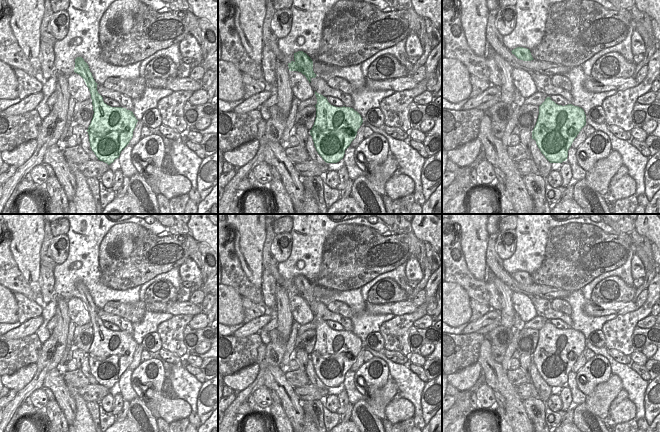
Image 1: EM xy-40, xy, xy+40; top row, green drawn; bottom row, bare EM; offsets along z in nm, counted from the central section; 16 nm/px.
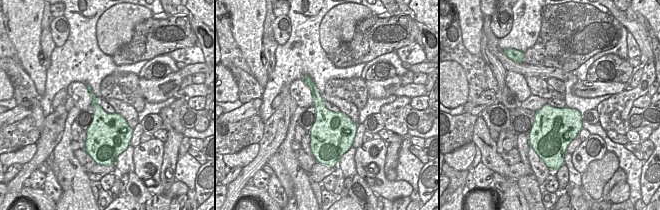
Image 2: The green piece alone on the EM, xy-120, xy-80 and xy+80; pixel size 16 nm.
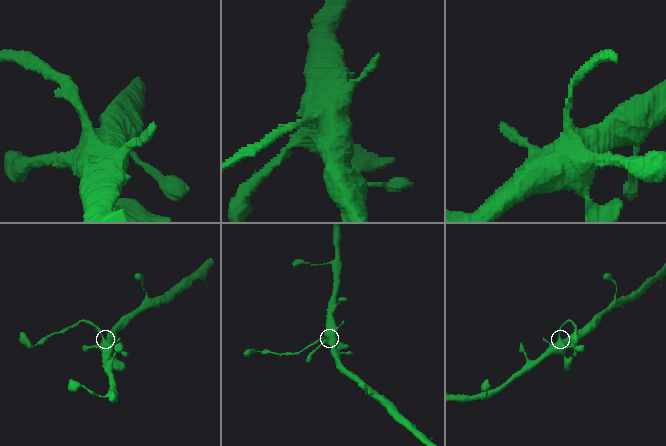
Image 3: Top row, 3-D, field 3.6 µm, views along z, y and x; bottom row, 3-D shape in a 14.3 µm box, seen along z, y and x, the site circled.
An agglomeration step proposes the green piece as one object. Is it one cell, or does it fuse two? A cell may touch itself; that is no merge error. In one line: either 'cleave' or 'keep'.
cleave

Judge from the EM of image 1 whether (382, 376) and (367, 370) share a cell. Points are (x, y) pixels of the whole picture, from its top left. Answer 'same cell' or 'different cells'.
same cell

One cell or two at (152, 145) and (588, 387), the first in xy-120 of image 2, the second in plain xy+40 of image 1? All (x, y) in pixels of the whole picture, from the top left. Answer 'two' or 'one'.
one

